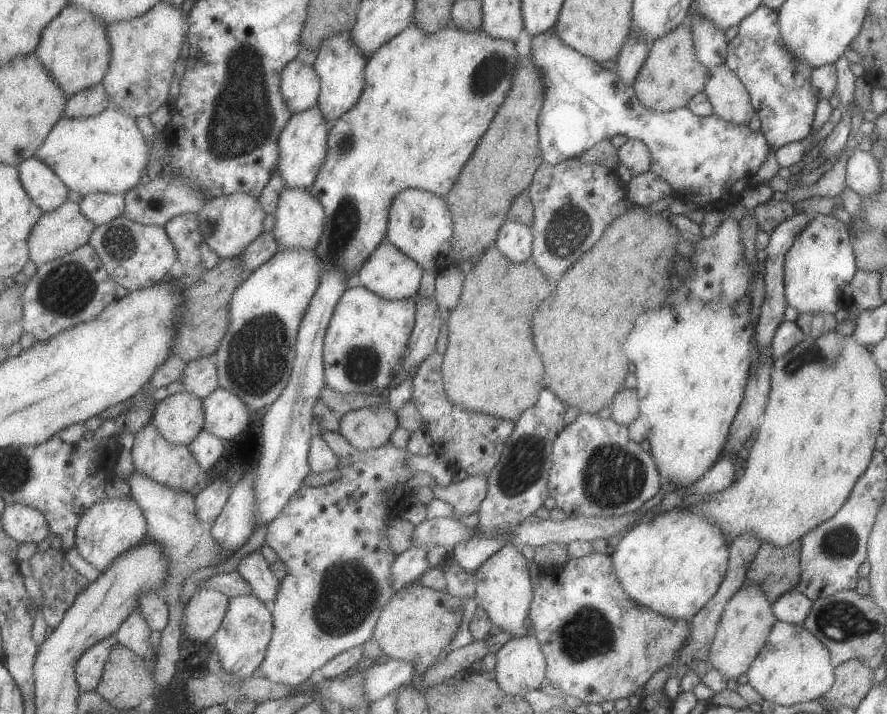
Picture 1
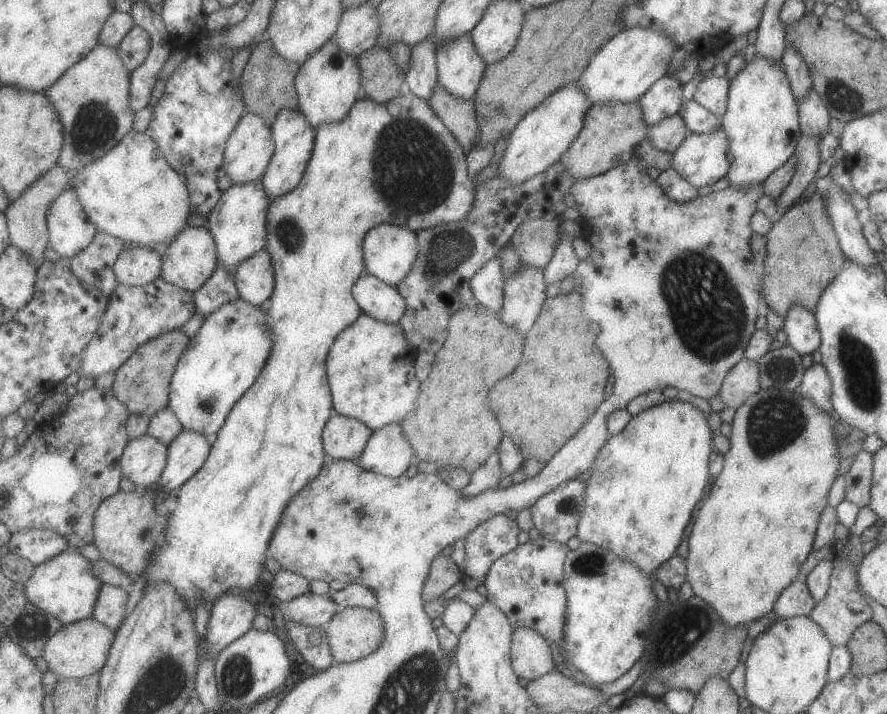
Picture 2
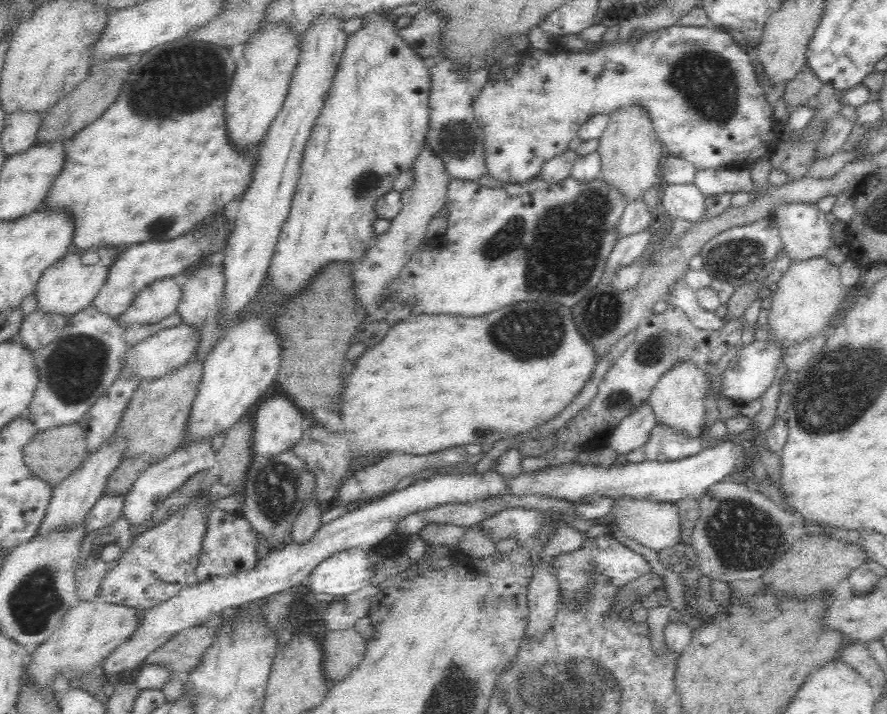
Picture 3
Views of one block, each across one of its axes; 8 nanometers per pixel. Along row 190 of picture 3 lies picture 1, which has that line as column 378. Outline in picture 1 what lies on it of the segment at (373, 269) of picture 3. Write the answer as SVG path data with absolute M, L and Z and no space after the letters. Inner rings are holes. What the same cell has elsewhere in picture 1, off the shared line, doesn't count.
M385 403L346 412L340 425L343 436L360 451L386 445L394 432L401 429L398 414Z

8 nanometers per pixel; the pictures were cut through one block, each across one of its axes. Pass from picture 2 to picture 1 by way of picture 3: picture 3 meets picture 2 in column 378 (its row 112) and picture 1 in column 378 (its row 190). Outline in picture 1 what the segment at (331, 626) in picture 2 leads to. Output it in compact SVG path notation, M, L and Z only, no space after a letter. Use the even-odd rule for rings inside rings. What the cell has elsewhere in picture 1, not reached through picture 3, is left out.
M421 581L413 582L398 590L387 603L378 620L373 640L391 659L413 663L417 676L421 677L440 660L442 652L451 644L461 624L465 622L461 601L462 597L447 591L429 588Z

